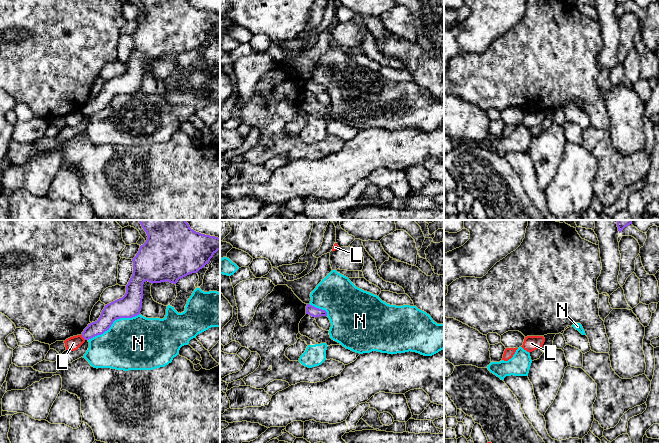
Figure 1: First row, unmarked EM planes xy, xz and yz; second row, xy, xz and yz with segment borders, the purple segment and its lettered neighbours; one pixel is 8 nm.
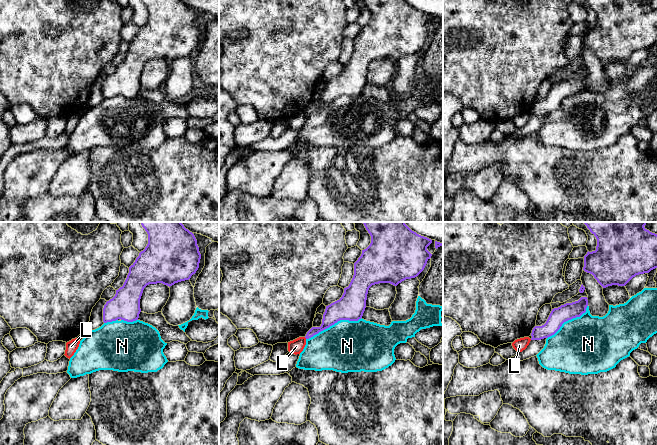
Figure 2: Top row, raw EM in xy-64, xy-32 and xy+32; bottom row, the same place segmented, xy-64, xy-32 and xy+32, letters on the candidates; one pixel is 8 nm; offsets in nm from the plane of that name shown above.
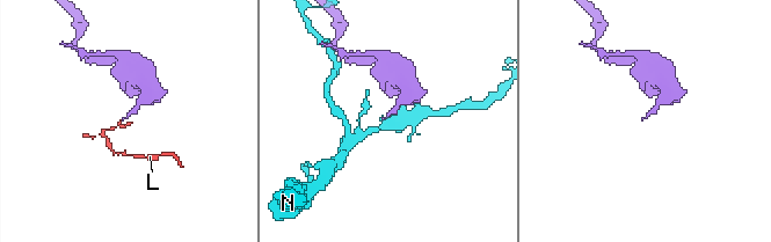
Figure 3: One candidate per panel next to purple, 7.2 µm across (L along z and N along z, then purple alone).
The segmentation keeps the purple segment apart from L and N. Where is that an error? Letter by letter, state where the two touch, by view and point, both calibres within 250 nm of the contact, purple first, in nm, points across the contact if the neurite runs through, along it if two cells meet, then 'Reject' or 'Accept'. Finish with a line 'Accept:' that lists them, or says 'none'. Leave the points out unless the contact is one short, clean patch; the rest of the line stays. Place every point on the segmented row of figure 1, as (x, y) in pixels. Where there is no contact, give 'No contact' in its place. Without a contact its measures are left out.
L: Touches purple at xy (83, 337). Thickness 120 nm (purple) against 110 nm. Boundary: xy (81, 335), (85, 339). Reject
N: Touches purple at xy (113, 321). Thickness 180 nm (purple) against 420 nm. Reject
Accept: none

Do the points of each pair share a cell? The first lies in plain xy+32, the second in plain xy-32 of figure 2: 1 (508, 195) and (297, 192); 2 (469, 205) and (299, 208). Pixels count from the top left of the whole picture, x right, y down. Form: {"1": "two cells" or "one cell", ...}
{"1": "one cell", "2": "one cell"}

